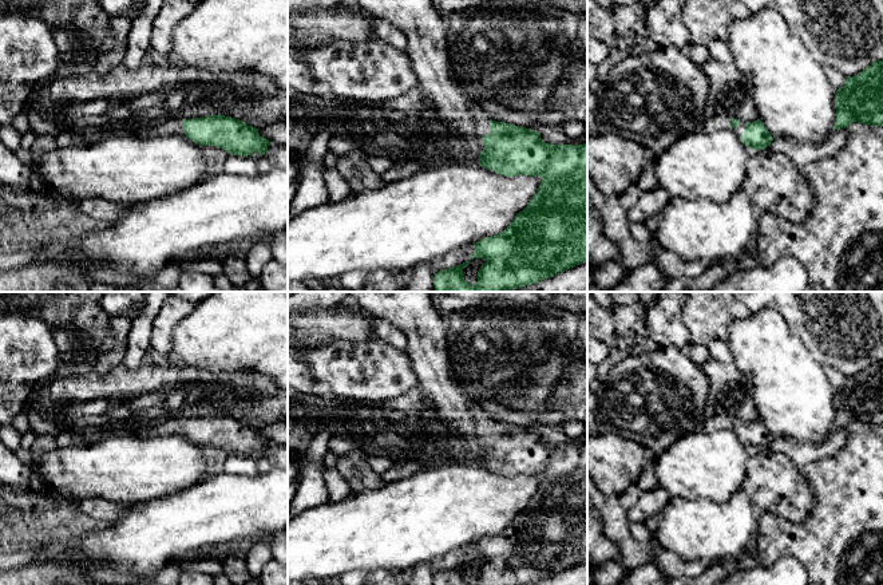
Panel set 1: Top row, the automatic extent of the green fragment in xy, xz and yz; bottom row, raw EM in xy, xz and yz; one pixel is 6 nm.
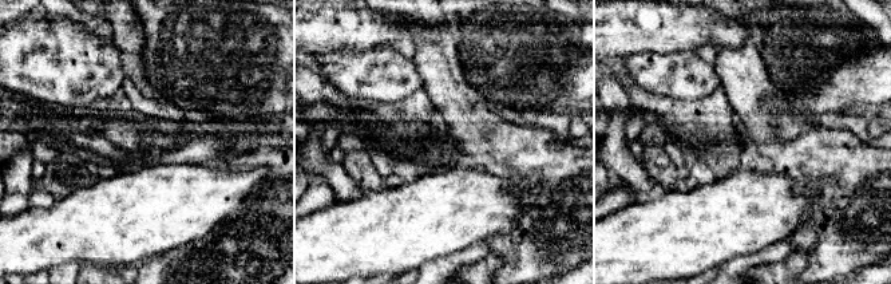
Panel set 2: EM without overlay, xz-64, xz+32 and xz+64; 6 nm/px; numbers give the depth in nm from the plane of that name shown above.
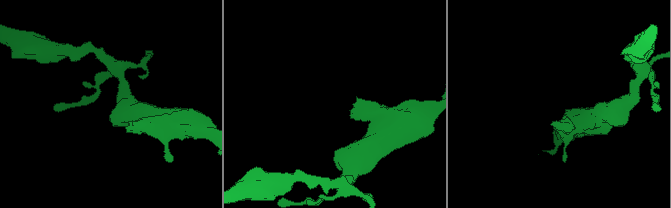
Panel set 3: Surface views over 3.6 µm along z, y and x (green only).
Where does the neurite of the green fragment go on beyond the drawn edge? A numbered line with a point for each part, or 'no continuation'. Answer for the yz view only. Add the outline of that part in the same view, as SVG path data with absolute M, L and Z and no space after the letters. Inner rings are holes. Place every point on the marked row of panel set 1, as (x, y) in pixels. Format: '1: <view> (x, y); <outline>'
1: yz (721, 121); M718 111L713 118L702 122L702 129L712 133L714 130L730 130L730 124L732 118L728 114Z

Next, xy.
1: xy (173, 126); M181 118L169 119L149 130L150 137L163 137L163 135L174 135L174 134L185 134Z

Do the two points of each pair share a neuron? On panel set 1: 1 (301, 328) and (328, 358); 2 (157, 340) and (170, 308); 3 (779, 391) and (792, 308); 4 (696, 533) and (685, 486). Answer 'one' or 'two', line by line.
1: two
2: one
3: two
4: two

